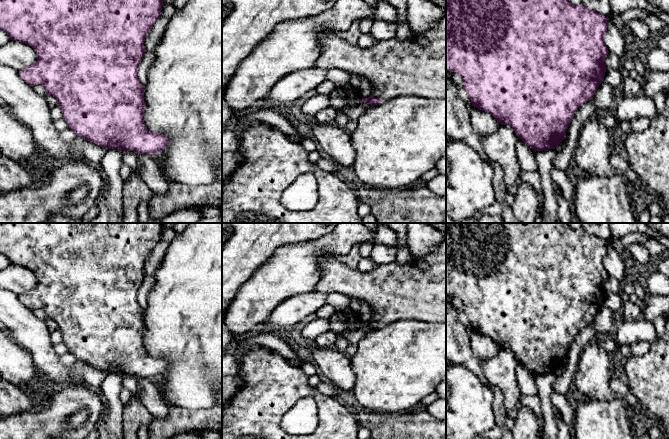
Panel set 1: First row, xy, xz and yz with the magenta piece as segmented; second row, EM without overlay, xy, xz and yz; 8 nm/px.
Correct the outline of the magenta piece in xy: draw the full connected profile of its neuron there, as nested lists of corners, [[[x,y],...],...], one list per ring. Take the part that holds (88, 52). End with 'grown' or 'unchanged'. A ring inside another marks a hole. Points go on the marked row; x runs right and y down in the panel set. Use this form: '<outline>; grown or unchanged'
[[[0,0],[0,29],[9,35],[11,40],[19,41],[31,46],[37,55],[37,62],[19,72],[21,78],[31,87],[42,85],[48,94],[55,97],[67,121],[68,128],[77,136],[107,149],[135,151],[138,154],[154,155],[165,150],[169,139],[166,135],[147,130],[143,116],[146,108],[144,101],[145,85],[137,76],[138,67],[145,55],[144,40],[154,23],[162,16],[161,10],[164,0]]]; unchanged

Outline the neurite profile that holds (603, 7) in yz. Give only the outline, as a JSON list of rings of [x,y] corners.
[[[582,0],[582,5],[590,10],[593,10],[605,17],[610,17],[611,9],[611,0]]]

